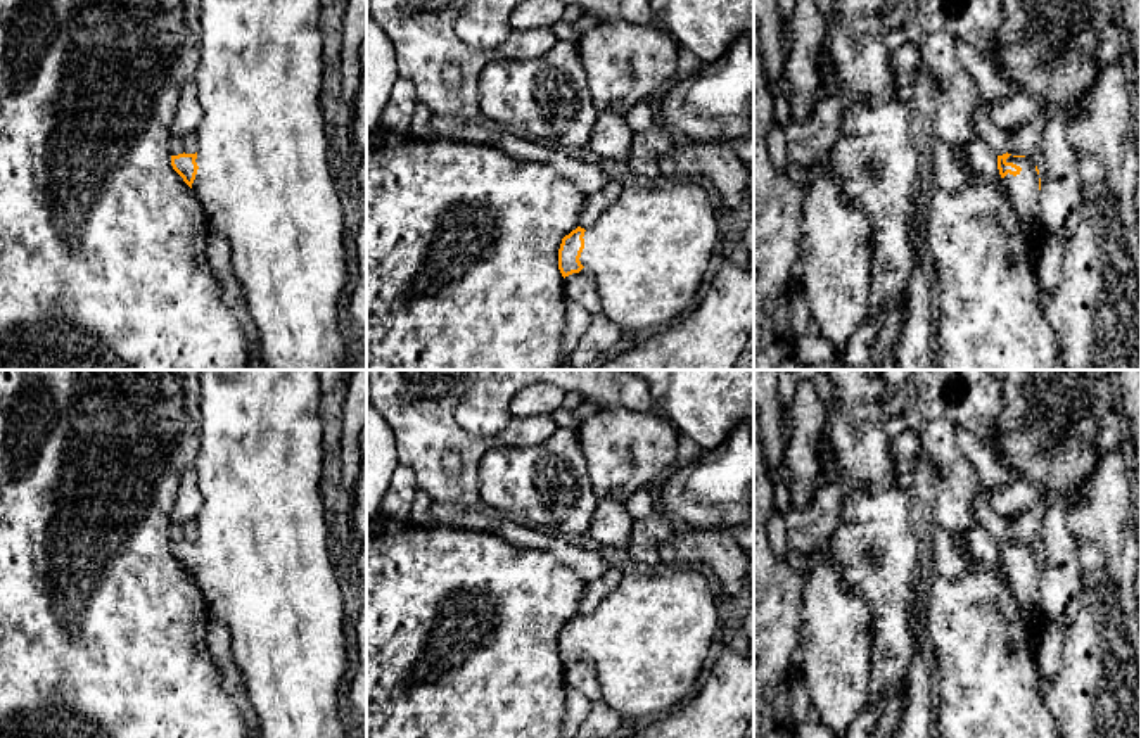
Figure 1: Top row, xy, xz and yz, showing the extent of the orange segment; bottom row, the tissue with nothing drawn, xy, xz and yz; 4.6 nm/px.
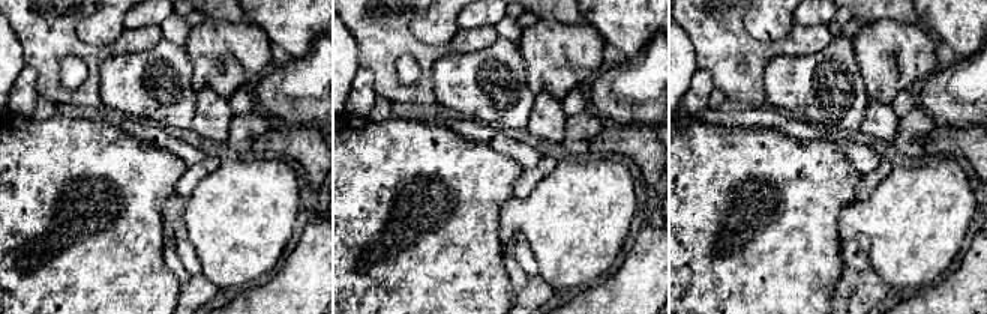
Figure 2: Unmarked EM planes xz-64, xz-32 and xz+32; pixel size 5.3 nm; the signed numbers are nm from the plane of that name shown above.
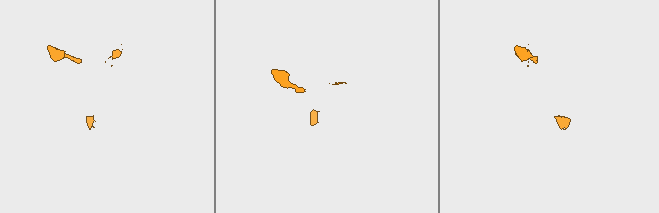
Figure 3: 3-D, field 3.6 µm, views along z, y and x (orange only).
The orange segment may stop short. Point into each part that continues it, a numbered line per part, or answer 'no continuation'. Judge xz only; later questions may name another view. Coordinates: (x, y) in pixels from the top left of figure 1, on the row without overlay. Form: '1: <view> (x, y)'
1: xz (649, 638)

